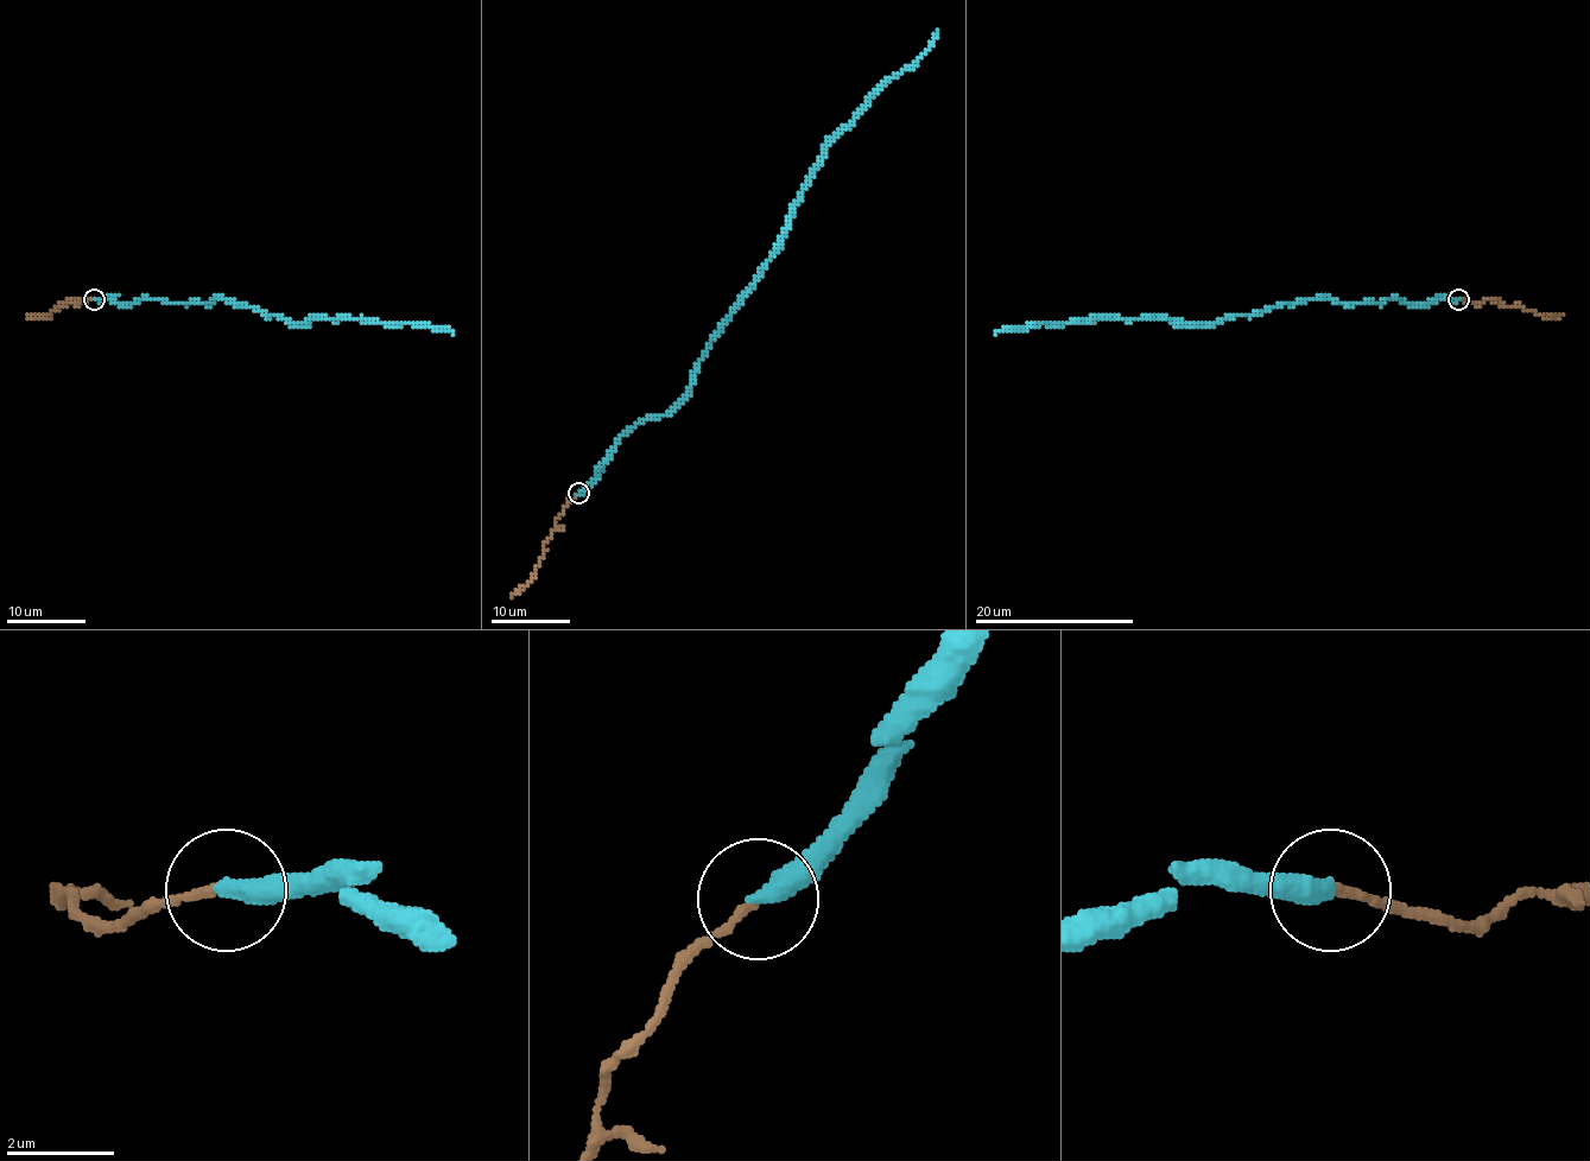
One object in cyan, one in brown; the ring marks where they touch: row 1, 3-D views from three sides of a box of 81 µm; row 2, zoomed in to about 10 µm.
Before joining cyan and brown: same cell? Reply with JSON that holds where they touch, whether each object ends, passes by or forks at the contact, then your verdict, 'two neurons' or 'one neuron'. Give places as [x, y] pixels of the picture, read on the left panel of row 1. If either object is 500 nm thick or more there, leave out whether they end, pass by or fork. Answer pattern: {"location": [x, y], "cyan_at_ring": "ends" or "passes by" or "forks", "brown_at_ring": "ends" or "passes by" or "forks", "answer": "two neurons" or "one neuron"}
{"location": [94, 299], "cyan_at_ring": "ends", "brown_at_ring": "ends", "answer": "two neurons"}

